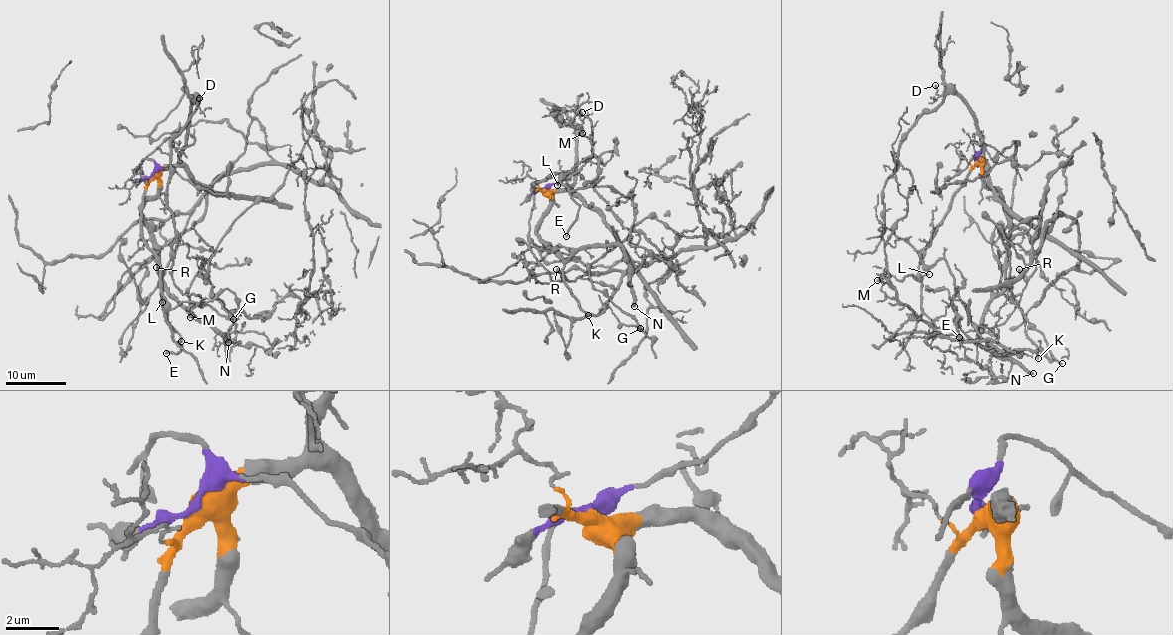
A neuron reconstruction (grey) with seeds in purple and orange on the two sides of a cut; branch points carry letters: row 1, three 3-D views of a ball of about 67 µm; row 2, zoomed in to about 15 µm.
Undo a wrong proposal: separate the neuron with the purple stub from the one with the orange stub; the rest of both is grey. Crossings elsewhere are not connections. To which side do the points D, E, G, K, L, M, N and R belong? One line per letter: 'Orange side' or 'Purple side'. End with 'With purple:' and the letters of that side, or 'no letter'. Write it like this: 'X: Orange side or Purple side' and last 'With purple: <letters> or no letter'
D: Orange side
E: Orange side
G: Purple side
K: Orange side
L: Orange side
M: Orange side
N: Orange side
R: Purple side
With purple: G, R

